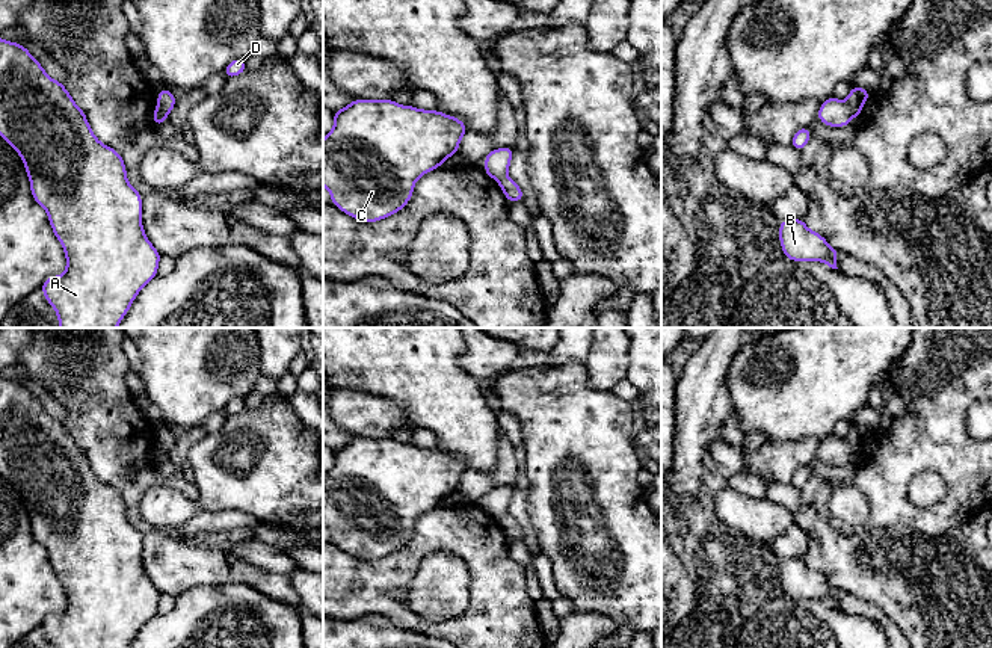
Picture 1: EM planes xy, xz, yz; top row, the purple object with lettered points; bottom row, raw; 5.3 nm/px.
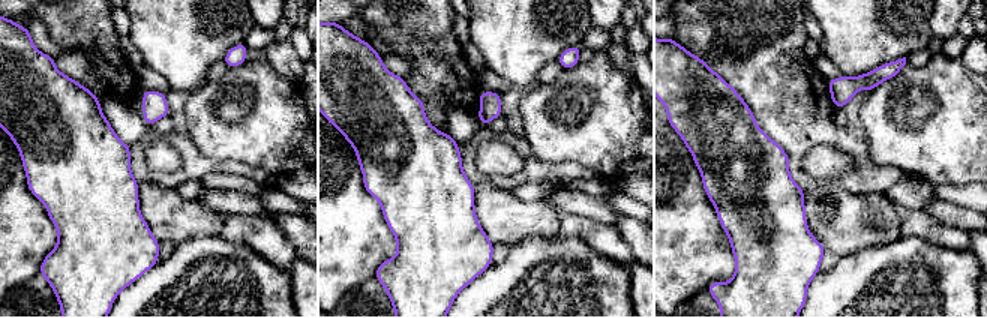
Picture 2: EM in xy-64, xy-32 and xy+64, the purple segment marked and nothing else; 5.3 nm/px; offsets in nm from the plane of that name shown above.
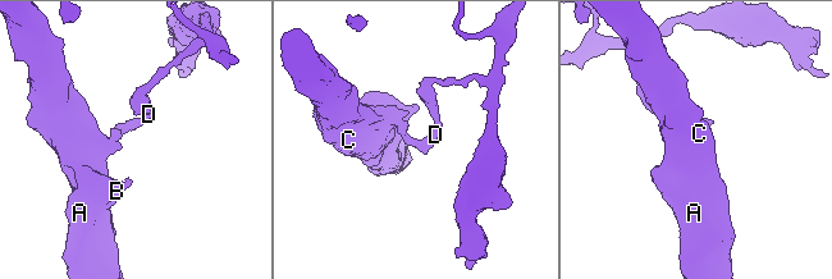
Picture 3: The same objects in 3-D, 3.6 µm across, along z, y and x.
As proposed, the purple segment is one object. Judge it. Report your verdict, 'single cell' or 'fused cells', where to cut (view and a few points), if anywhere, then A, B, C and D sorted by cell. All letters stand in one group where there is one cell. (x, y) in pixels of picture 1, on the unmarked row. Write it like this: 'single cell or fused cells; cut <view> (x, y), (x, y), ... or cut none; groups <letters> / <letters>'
fused cells; cut yz (846, 438), (853, 453); groups A B C / D

